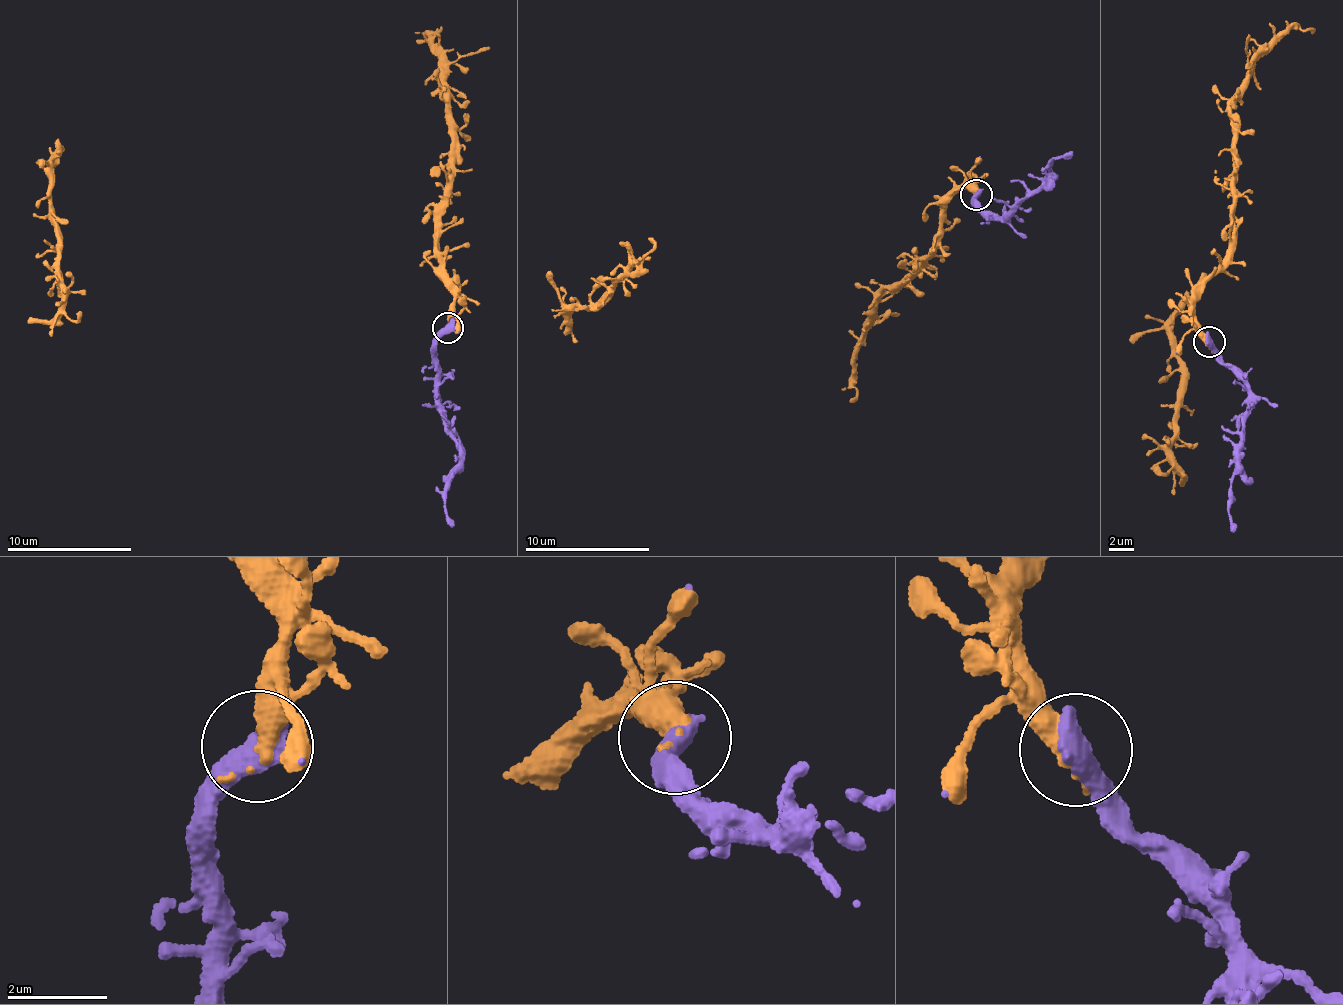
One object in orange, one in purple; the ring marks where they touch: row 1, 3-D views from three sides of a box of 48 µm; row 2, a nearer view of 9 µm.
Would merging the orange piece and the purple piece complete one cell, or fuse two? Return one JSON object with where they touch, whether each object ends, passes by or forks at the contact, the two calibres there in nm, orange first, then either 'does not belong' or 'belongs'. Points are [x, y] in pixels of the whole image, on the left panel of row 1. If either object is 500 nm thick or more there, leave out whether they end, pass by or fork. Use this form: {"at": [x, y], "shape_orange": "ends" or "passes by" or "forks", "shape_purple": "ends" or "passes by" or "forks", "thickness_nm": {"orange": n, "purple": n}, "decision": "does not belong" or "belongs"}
{"at": [447, 327], "thickness_nm": {"orange": 340, "purple": 650}, "decision": "belongs"}

